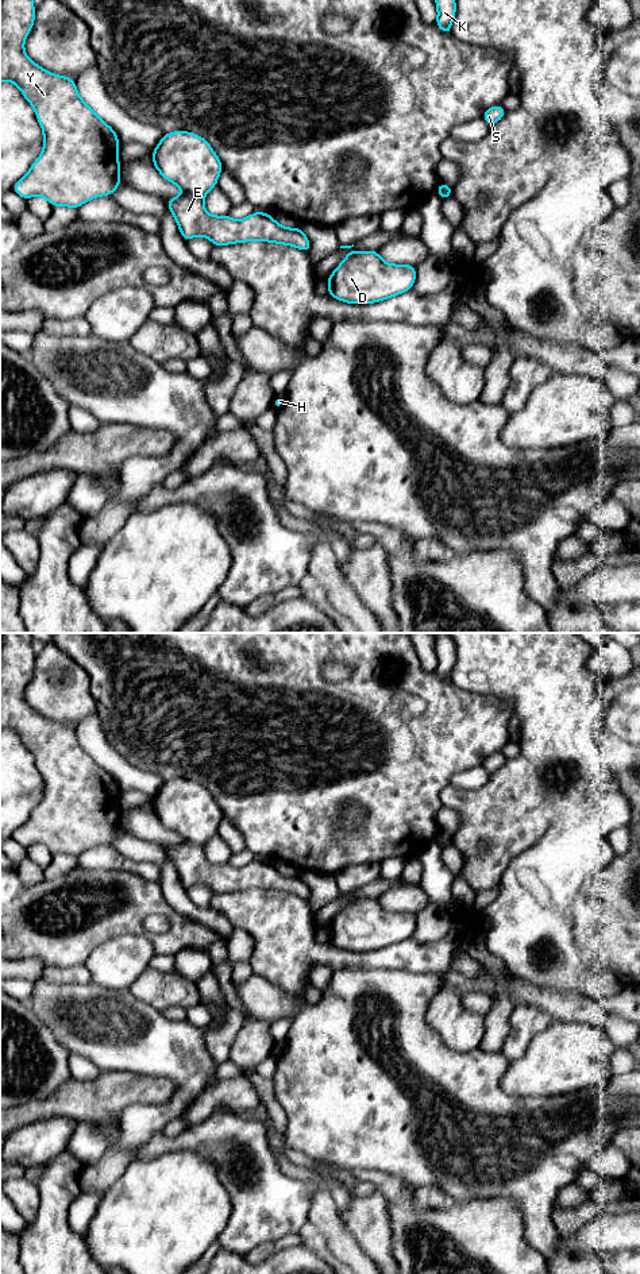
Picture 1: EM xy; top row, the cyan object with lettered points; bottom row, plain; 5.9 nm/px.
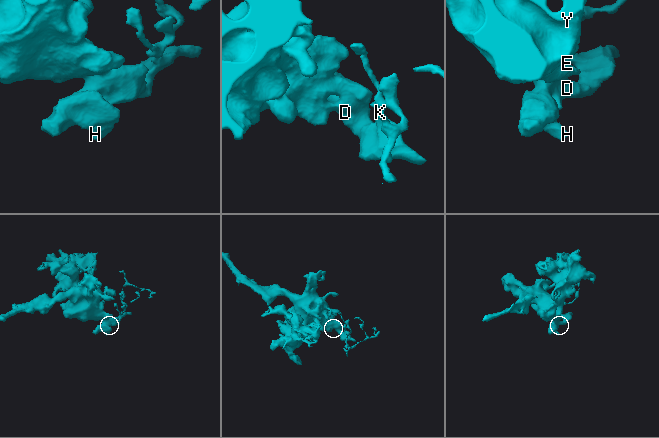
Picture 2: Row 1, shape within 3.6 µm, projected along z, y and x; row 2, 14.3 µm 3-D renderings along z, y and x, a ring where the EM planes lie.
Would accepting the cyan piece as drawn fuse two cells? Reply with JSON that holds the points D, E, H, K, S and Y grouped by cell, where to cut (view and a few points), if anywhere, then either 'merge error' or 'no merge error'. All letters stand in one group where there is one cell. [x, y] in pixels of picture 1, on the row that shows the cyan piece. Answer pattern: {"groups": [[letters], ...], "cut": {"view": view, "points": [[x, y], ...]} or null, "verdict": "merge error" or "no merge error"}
{"groups": [["D", "E", "H", "Y"], ["K", "S"]], "cut": {"view": "xy", "points": [[439, 192], [447, 196]]}, "verdict": "merge error"}

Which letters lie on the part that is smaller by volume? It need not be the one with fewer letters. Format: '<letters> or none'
K, S

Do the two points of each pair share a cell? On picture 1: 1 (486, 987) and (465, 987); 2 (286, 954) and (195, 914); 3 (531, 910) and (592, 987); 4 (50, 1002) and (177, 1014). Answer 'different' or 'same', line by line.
1: same
2: different
3: same
4: different

